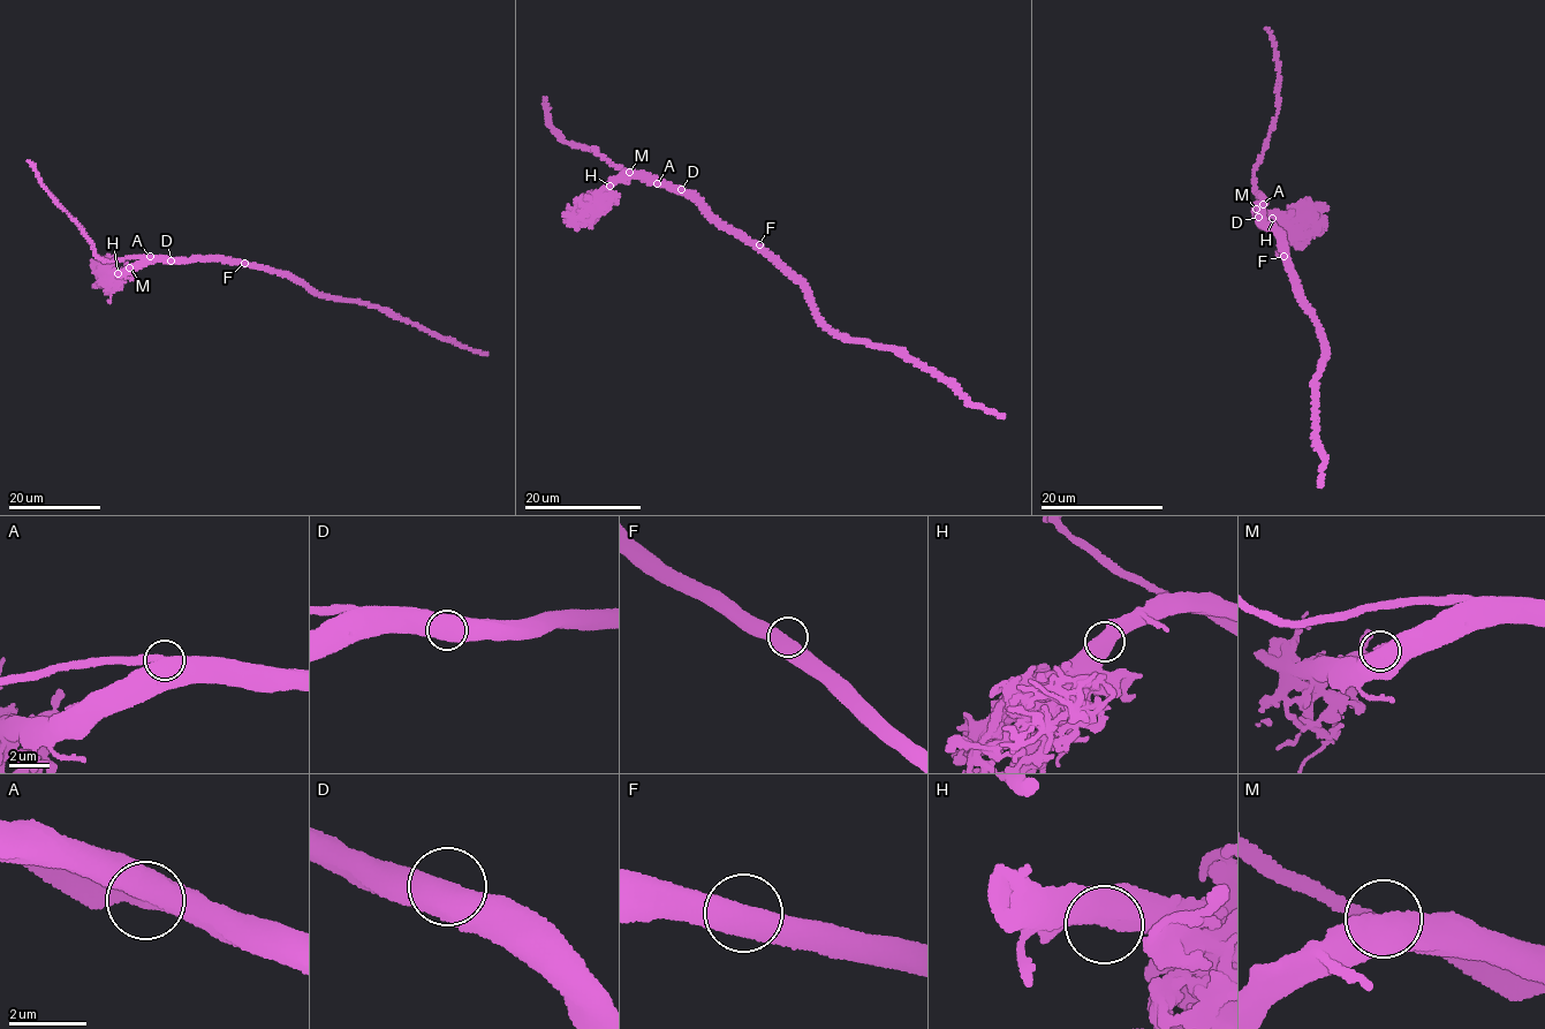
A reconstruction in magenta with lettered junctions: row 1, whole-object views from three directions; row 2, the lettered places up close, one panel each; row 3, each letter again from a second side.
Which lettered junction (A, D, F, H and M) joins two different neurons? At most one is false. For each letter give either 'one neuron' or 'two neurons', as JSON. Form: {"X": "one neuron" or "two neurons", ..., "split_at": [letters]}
{"A": "one neuron", "D": "one neuron", "F": "one neuron", "H": "one neuron", "M": "one neuron", "split_at": []}

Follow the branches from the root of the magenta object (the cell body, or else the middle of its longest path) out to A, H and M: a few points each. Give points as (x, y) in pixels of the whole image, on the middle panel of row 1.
A: (757, 249), (716, 225), (690, 197), (657, 182)
H: (757, 249), (712, 221), (689, 197), (664, 184), (628, 176), (610, 186)
M: (757, 249), (712, 221), (689, 197), (629, 172)

